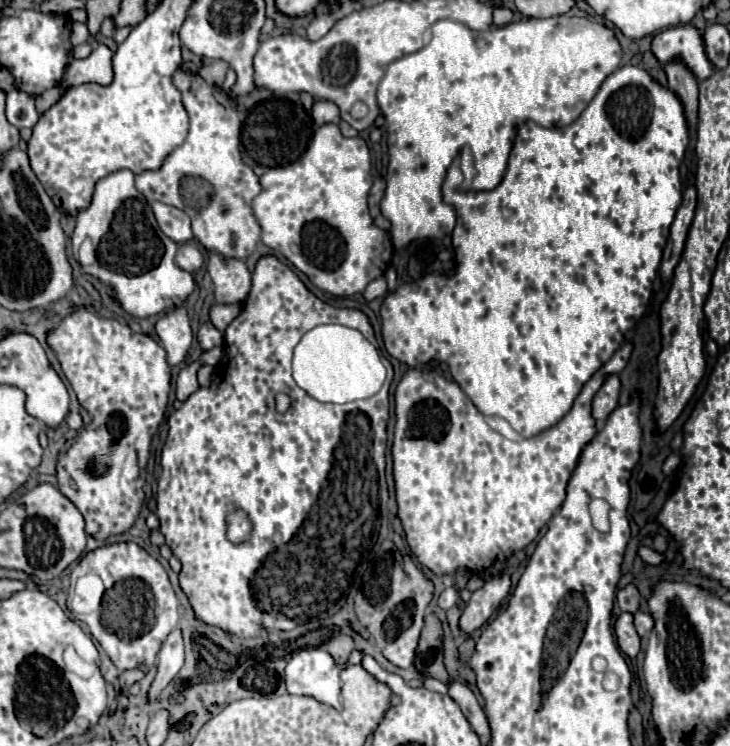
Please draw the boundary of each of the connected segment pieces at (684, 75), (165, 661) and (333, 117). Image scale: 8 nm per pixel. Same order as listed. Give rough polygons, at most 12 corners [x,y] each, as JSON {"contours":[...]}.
{"contours":[[[679,61],[667,63],[669,89],[683,103],[689,135],[697,137],[697,81]],[[173,629],[157,657],[149,701],[171,683],[185,661],[181,629]],[[315,101],[315,125],[339,123],[337,105]]]}

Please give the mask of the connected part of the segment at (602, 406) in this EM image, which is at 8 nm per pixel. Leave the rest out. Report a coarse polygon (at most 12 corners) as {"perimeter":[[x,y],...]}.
{"perimeter":[[609,375],[593,397],[593,419],[605,421],[619,399],[619,379]]}

